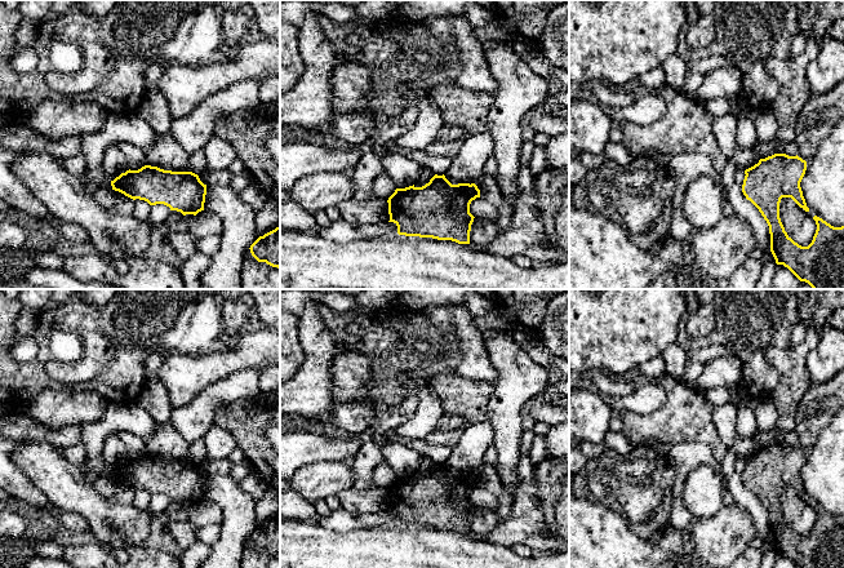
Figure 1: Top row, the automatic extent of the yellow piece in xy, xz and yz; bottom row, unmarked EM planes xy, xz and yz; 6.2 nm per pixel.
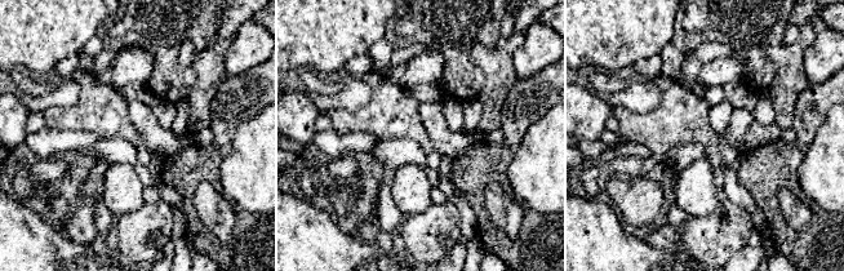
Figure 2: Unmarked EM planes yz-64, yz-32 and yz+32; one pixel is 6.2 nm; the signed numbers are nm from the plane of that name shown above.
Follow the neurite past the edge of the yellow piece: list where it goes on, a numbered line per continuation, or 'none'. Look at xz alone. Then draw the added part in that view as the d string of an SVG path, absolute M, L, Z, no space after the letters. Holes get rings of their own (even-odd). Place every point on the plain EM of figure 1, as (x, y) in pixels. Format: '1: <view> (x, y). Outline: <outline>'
none

